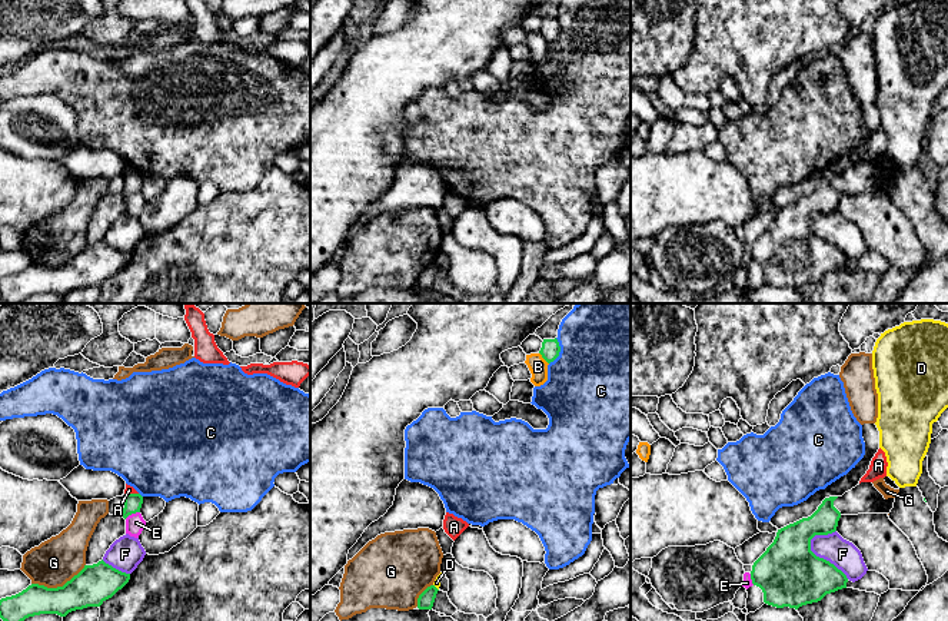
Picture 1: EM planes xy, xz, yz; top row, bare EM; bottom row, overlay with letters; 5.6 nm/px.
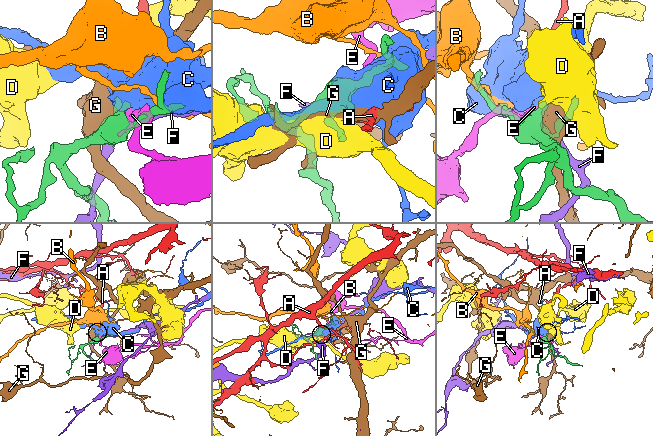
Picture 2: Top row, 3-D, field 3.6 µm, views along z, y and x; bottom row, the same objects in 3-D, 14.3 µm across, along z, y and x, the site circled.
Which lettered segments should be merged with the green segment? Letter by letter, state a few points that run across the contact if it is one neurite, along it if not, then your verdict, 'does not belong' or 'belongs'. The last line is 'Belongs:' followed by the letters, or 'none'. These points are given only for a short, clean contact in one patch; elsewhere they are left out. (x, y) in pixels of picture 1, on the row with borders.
A: xy (125, 492), (137, 494) | does not belong
B: xz (539, 352), (548, 364) | does not belong
C: does not belong
D: xz (433, 584), (438, 590) | does not belong
E: does not belong
F: does not belong
G: does not belong
Belongs: none

